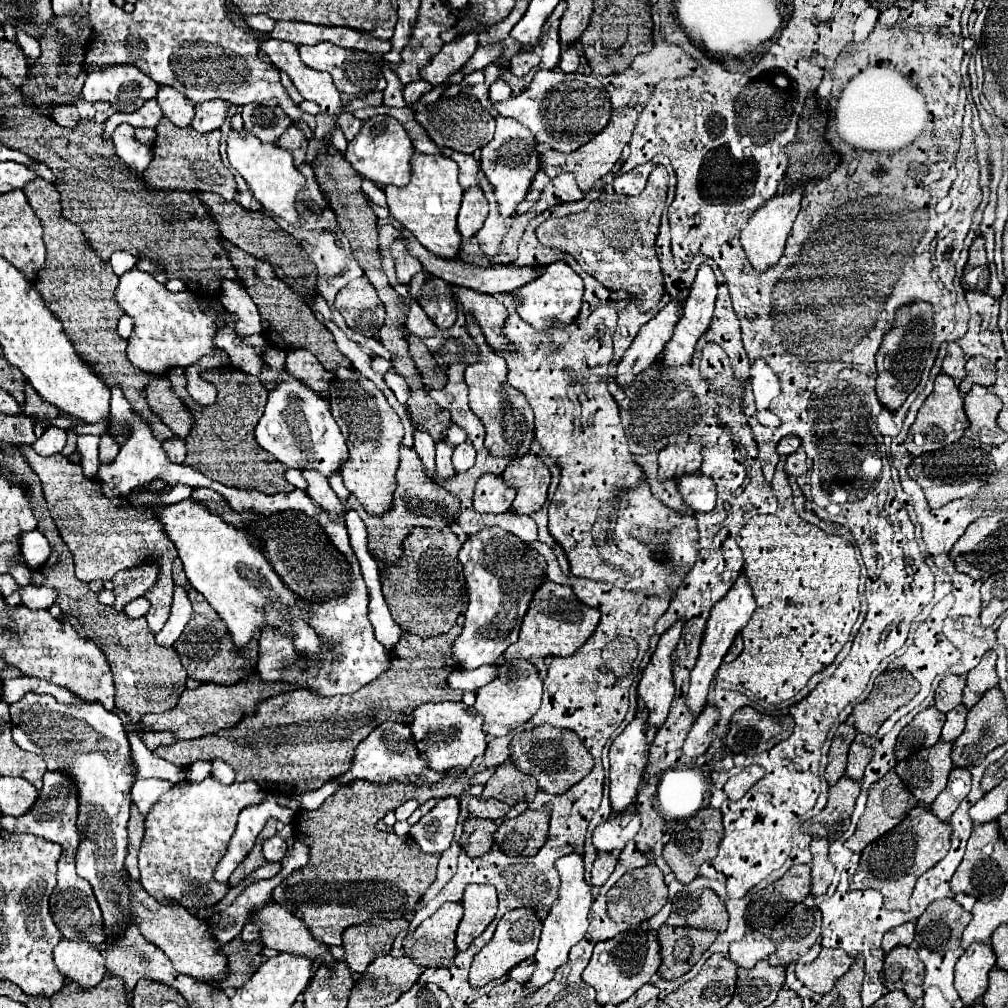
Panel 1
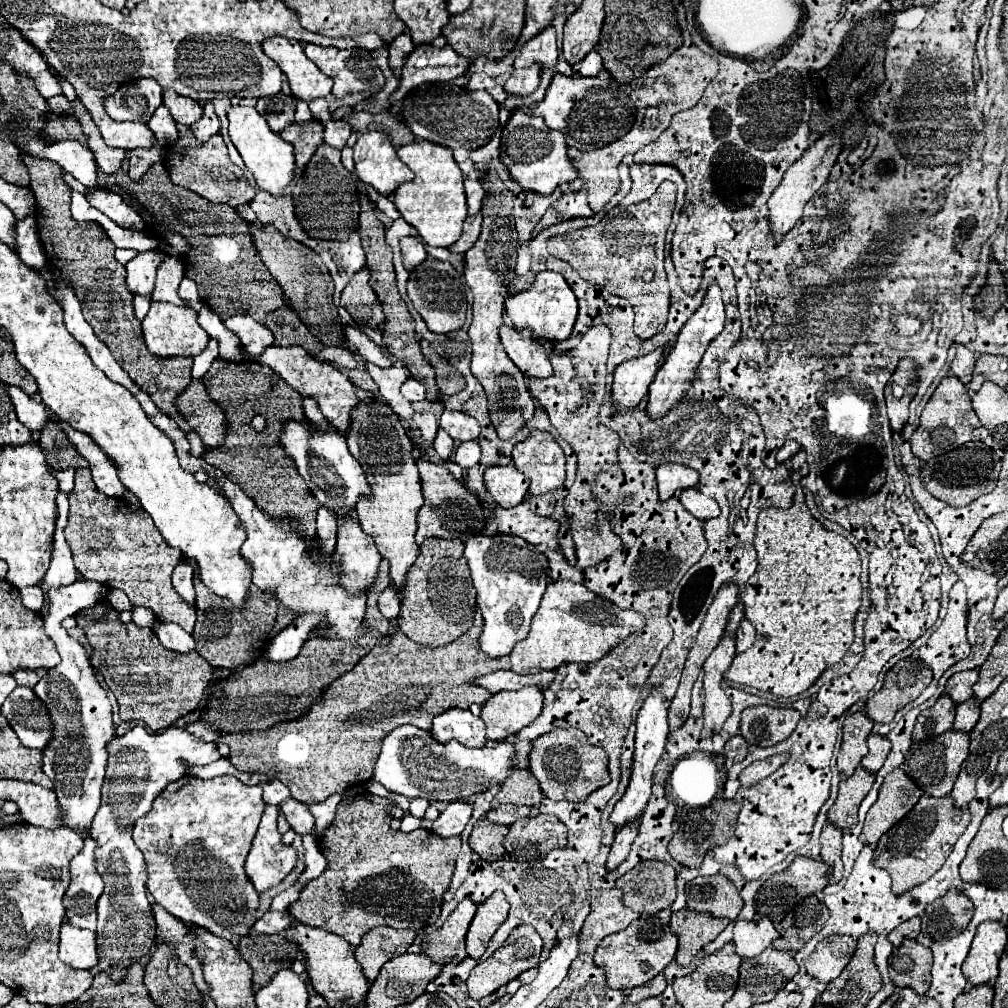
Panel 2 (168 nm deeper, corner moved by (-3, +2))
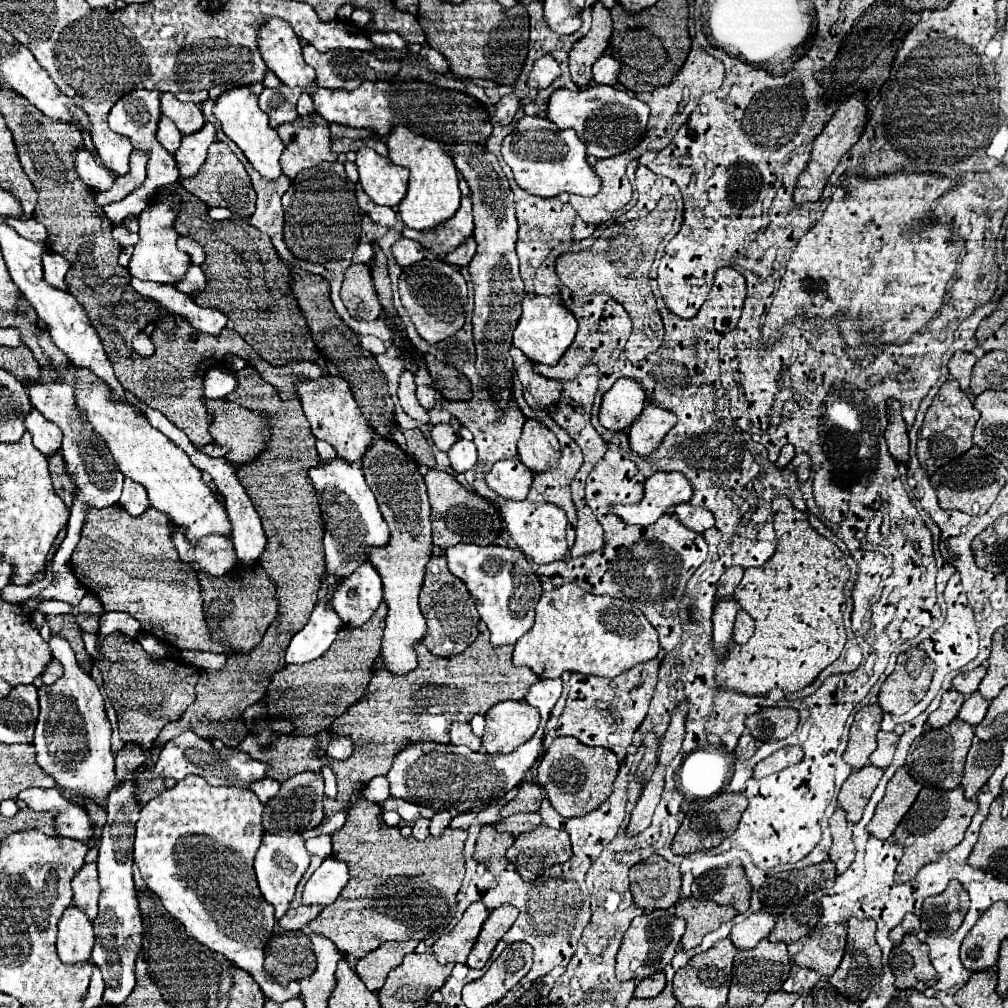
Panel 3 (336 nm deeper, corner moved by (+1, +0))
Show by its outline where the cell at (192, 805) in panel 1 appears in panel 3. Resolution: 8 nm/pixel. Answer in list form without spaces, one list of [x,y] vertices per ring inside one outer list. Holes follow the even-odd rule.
[[[186,776],[182,782],[164,790],[158,798],[144,804],[140,820],[136,824],[134,862],[148,890],[162,900],[164,908],[186,928],[186,934],[190,934],[210,950],[222,954],[238,968],[246,970],[268,998],[284,1002],[292,996],[300,996],[298,982],[280,986],[278,982],[270,980],[270,976],[262,970],[264,948],[276,924],[274,906],[270,906],[262,898],[252,868],[254,854],[264,834],[262,810],[264,806],[248,788],[214,788],[204,778]]]

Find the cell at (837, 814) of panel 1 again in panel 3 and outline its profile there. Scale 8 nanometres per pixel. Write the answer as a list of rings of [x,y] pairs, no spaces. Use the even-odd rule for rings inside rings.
[[[866,764],[858,772],[852,772],[846,782],[842,784],[842,790],[838,794],[838,806],[844,808],[846,820],[856,824],[862,818],[862,810],[868,804],[878,780],[882,778],[884,770]]]

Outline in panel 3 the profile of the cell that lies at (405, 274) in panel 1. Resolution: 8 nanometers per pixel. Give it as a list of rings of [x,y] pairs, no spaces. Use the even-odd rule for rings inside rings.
[[[400,238],[392,246],[392,254],[394,254],[394,258],[396,258],[396,262],[400,266],[410,266],[410,264],[414,264],[414,262],[424,258],[424,246],[418,244],[416,240]]]

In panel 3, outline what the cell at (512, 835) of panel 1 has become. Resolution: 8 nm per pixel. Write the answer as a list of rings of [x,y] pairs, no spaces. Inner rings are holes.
[[[538,826],[530,834],[518,834],[506,858],[516,866],[524,880],[534,880],[554,864],[566,862],[572,856],[570,838],[566,830]]]

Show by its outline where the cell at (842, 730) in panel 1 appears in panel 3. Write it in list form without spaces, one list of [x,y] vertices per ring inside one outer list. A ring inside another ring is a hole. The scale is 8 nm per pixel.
[[[878,704],[864,706],[854,714],[854,722],[850,726],[850,740],[842,754],[842,760],[852,766],[852,770],[860,770],[868,764],[868,756],[876,750],[876,734],[880,730],[884,712]]]

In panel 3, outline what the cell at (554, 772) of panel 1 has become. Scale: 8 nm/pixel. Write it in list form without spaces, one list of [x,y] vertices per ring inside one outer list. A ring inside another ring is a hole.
[[[558,736],[542,754],[538,764],[538,782],[546,788],[548,800],[564,818],[582,816],[598,808],[612,792],[612,782],[618,772],[618,758],[608,748],[586,746],[574,736]]]

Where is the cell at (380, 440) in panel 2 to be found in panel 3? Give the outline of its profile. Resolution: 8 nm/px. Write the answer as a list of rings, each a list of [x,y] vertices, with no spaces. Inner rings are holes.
[[[376,436],[366,456],[362,456],[360,470],[374,492],[382,510],[384,522],[390,526],[390,542],[382,548],[370,550],[370,562],[384,582],[384,600],[388,604],[388,618],[382,640],[382,662],[390,672],[406,674],[416,668],[414,644],[426,634],[426,620],[418,608],[418,592],[424,580],[426,562],[432,554],[430,504],[426,484],[418,472],[418,464],[392,440]]]

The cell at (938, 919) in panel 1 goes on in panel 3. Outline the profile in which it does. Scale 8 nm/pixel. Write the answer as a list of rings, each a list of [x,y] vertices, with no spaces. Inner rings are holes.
[[[952,880],[942,894],[930,896],[922,906],[922,930],[930,936],[950,936],[960,928],[968,910],[968,892],[960,882]]]

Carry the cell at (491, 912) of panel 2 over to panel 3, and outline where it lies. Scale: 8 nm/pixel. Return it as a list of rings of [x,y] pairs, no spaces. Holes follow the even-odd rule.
[[[502,904],[494,910],[490,910],[490,918],[486,918],[486,922],[482,924],[482,930],[474,942],[474,948],[472,948],[466,964],[470,968],[484,968],[496,942],[504,936],[504,932],[514,924],[516,918],[518,918],[518,910],[510,904]]]

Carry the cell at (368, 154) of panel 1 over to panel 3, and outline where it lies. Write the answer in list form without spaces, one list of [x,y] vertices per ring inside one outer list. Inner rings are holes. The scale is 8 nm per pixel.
[[[360,148],[356,152],[356,166],[360,184],[372,202],[380,206],[396,206],[408,186],[408,170],[396,166],[390,158],[382,158],[372,148]]]

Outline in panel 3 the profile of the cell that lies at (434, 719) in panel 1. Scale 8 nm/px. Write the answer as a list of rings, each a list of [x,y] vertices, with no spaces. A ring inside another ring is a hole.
[[[452,722],[452,726],[450,726],[450,742],[452,744],[464,744],[474,752],[478,752],[480,746],[482,746],[480,738],[472,732],[470,724],[464,724],[464,722]]]

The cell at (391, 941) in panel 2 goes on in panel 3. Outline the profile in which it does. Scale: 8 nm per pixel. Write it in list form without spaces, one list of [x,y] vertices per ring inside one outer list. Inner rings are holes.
[[[406,940],[406,942],[384,942],[382,946],[378,946],[378,950],[372,950],[370,954],[366,954],[366,958],[360,958],[356,962],[356,972],[362,978],[362,982],[366,984],[368,990],[376,992],[382,988],[386,974],[396,968],[402,958],[410,952],[414,952],[418,942],[414,940]]]

